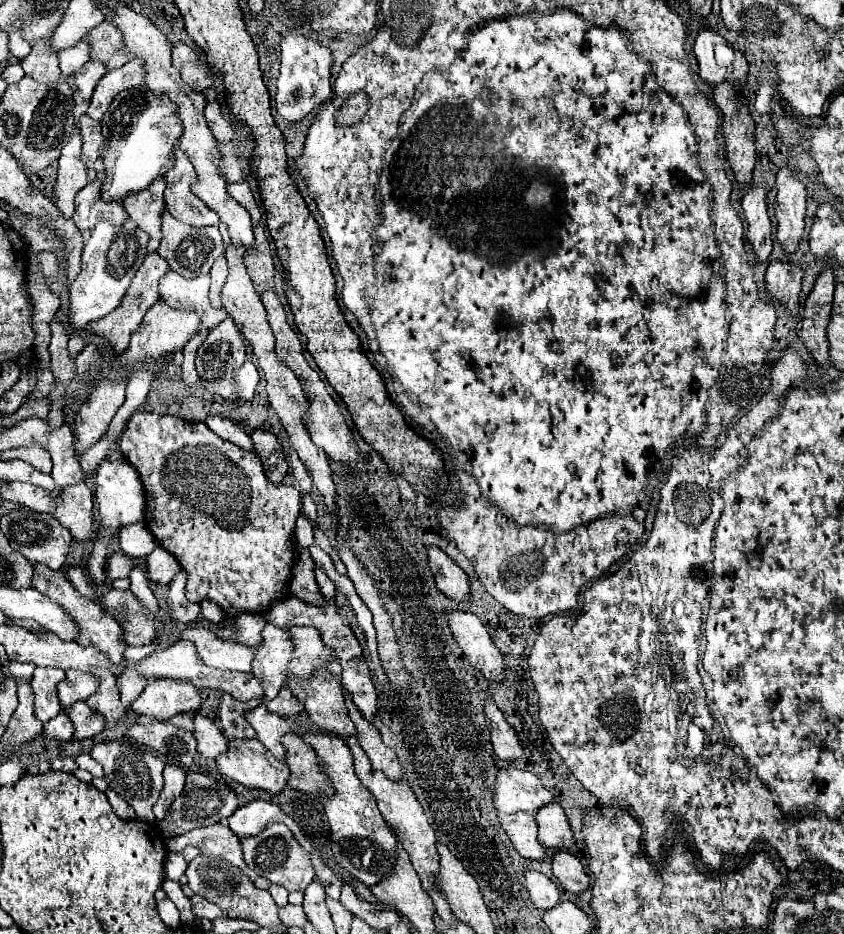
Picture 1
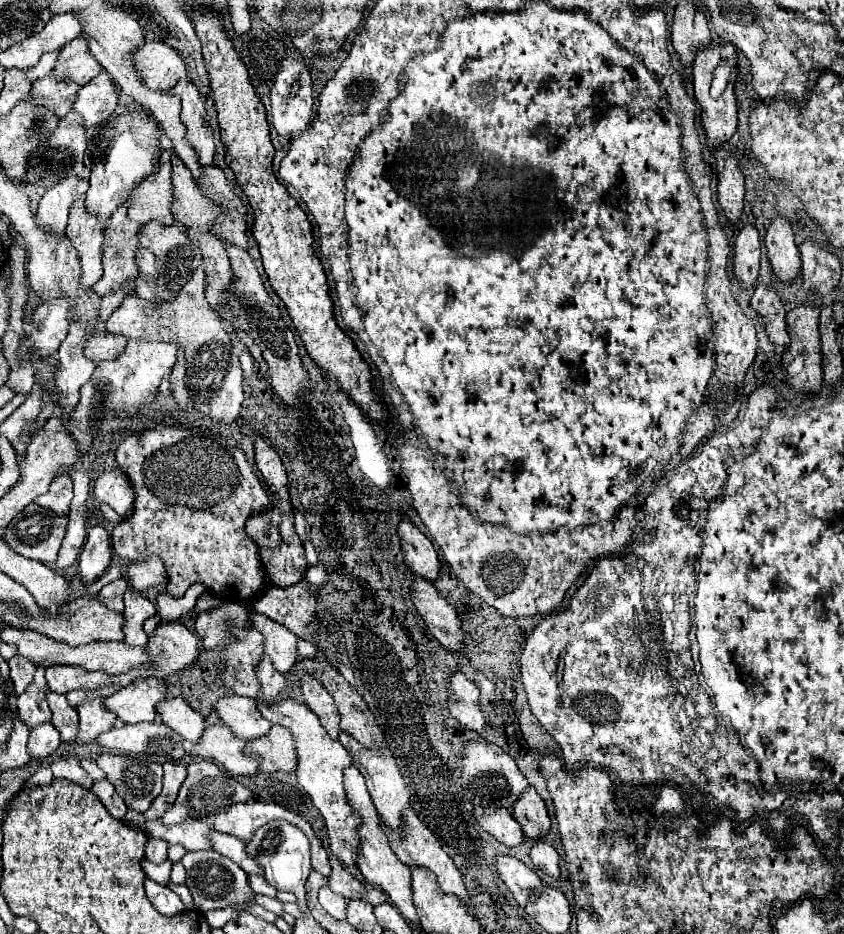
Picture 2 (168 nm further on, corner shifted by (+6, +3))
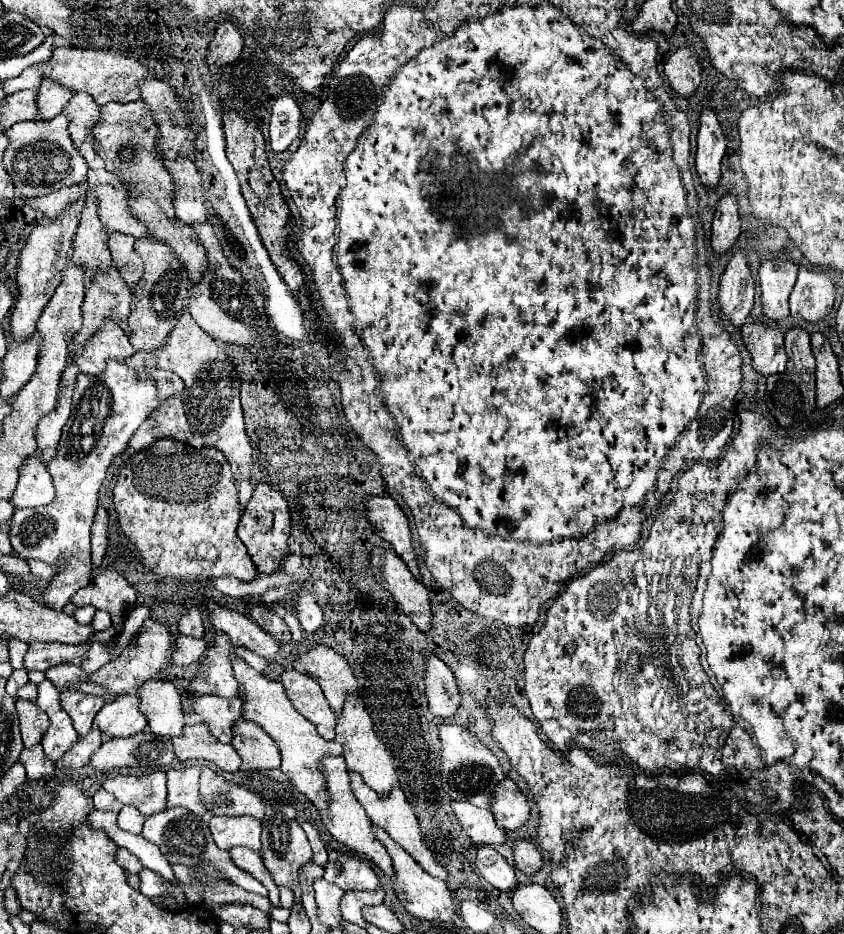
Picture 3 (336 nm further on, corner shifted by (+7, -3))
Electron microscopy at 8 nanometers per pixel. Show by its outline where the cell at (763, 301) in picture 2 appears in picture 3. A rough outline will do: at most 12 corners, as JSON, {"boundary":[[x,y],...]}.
{"boundary":[[748,322],[742,328],[752,368],[786,370],[784,336],[778,328]]}

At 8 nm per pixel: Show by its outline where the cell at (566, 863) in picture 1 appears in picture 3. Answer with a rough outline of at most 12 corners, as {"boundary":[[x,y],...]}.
{"boundary":[[528,840],[512,846],[514,864],[524,874],[542,868],[540,850]]}

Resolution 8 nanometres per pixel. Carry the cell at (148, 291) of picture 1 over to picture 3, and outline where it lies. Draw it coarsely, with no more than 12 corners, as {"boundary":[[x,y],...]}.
{"boundary":[[70,360],[60,382],[56,408],[40,418],[38,452],[50,464],[70,416],[78,366]]}

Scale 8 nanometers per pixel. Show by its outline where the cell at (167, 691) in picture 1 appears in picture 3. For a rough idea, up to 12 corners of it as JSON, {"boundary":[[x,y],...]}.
{"boundary":[[118,696],[94,718],[110,738],[146,726],[138,696]]}

